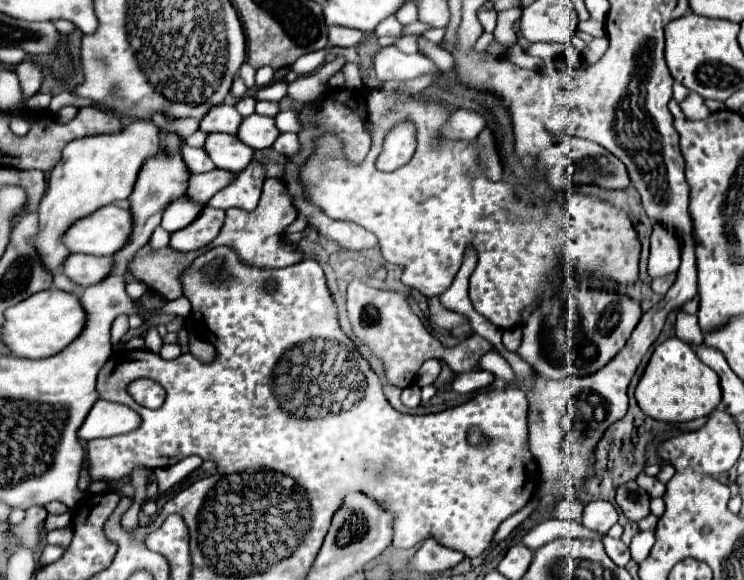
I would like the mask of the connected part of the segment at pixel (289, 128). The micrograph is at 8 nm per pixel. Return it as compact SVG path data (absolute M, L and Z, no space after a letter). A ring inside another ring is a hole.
M289 110L289 112L279 112L277 116L275 116L275 120L277 120L277 128L281 130L281 132L299 132L301 130L301 122L299 122L299 114L297 112L293 112L293 110Z

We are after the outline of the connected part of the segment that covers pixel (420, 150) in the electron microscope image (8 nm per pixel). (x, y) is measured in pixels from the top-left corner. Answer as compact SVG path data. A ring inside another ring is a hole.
M371 90L371 92L369 92L369 118L375 122L373 144L371 144L371 150L369 150L367 158L365 158L359 166L349 164L349 162L341 156L341 142L339 142L333 134L325 134L323 138L319 138L319 142L317 142L319 148L317 148L315 156L313 156L313 158L307 162L307 166L303 168L301 178L305 180L305 186L307 186L307 190L309 190L309 196L311 196L309 200L315 202L317 206L321 206L323 212L325 212L329 218L333 218L333 220L351 220L351 222L361 224L363 228L371 230L375 236L379 238L379 246L381 246L383 258L385 258L389 264L403 266L403 276L401 276L401 280L403 280L405 286L423 292L423 296L427 296L427 298L429 298L429 294L443 294L443 292L451 286L451 282L453 282L453 278L455 278L459 266L462 265L465 248L467 248L469 244L473 244L475 250L477 250L479 262L477 262L477 268L473 270L473 274L471 274L469 278L469 300L471 300L473 308L475 308L481 316L485 316L489 322L497 324L497 327L500 329L506 330L519 324L519 320L521 320L521 316L519 316L521 310L525 310L529 304L539 304L539 302L541 302L541 298L543 298L543 294L545 294L545 290L547 290L547 284L549 284L549 286L551 286L551 284L557 286L557 280L566 276L563 270L565 266L573 268L573 274L575 274L577 278L583 278L583 276L585 276L585 278L591 278L591 276L609 276L609 278L613 280L611 286L615 286L615 288L617 288L617 284L631 284L631 282L635 282L635 278L637 278L637 262L639 262L639 252L641 252L641 242L639 242L637 232L635 232L635 228L631 226L627 214L619 212L615 206L611 206L611 204L607 204L607 202L593 200L593 198L589 198L589 196L575 196L575 198L573 198L575 214L569 216L569 214L565 212L567 204L561 204L561 202L549 202L549 204L545 204L545 206L527 206L527 204L519 202L519 200L513 196L509 184L505 184L505 182L491 182L491 180L485 178L483 168L481 168L481 162L479 162L479 158L477 158L477 156L479 156L479 146L475 144L475 140L473 140L473 142L445 142L445 140L441 138L439 128L441 128L441 126L445 124L445 120L449 118L449 112L447 112L443 106L439 106L439 104L427 104L427 102L421 102L421 100L413 98L413 96L403 96L403 94L389 98L389 96L385 96L383 90ZM403 120L409 120L409 122L415 124L415 130L417 130L417 148L415 148L415 154L413 154L413 158L411 158L405 166L401 166L399 170L381 172L381 170L377 170L373 164L375 164L379 152L383 150L383 138L387 136L387 130L391 130L391 126L395 126L395 124L399 124L399 122L403 122ZM517 214L527 214L527 222L519 222Z

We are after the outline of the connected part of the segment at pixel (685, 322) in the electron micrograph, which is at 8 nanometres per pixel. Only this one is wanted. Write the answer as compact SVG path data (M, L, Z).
M683 310L677 312L675 332L685 342L695 342L695 344L701 342L701 330L699 330L699 324L697 324L697 316L691 316L691 314L687 316L687 314L683 314Z

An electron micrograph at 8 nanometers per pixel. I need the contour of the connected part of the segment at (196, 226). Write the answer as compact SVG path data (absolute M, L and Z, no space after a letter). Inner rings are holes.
M207 206L191 226L171 234L169 246L177 252L191 252L191 250L205 248L211 240L217 238L223 220L225 220L225 210Z

